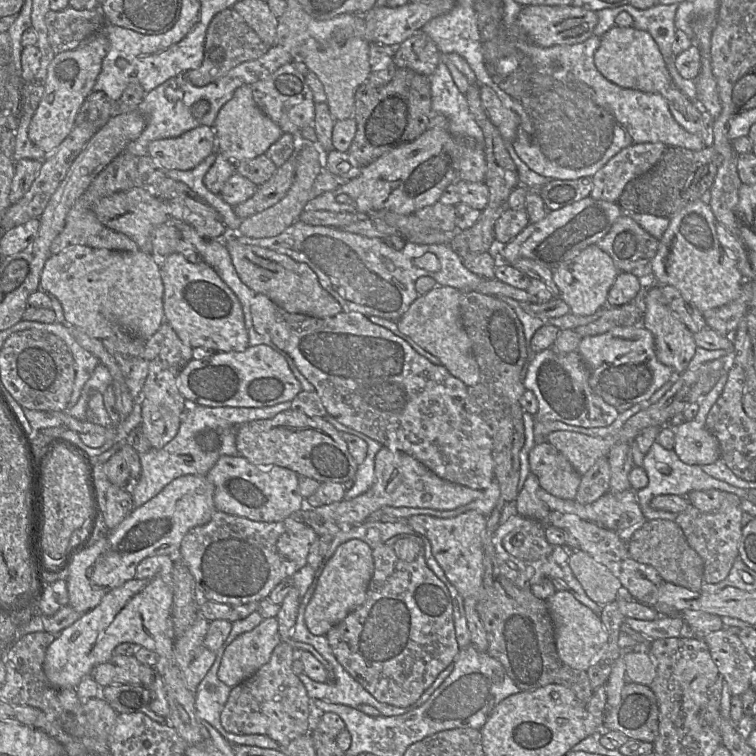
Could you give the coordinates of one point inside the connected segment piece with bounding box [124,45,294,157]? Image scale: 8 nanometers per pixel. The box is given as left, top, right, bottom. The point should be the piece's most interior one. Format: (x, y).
(176, 106)

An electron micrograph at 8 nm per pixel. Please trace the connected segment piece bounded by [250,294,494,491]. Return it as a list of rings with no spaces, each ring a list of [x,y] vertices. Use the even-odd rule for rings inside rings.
[[[255,294],[250,310],[256,332],[271,340],[293,359],[298,370],[315,387],[315,391],[320,397],[327,414],[334,417],[339,423],[367,435],[384,447],[412,456],[444,480],[481,491],[489,487],[494,479],[491,430],[481,417],[465,409],[467,386],[460,379],[452,376],[443,365],[432,364],[428,359],[418,354],[404,339],[396,336],[387,328],[373,324],[365,315],[359,312],[342,311],[327,318],[289,313],[263,294]]]

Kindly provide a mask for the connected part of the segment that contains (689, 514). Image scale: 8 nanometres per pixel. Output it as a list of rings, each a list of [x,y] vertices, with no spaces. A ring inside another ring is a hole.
[[[724,492],[723,502],[718,511],[705,513],[690,504],[675,519],[675,522],[684,532],[689,545],[703,560],[704,582],[706,583],[723,581],[731,571],[735,559],[739,556],[739,543],[743,529],[741,500],[734,493]]]

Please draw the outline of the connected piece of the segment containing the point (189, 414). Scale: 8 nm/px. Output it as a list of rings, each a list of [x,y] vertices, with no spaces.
[[[283,402],[273,406],[262,408],[244,407],[208,407],[198,404],[190,404],[184,413],[176,436],[163,448],[150,448],[147,452],[139,454],[141,473],[136,481],[131,483],[133,507],[137,508],[156,496],[161,490],[174,479],[184,475],[206,475],[222,456],[237,456],[236,432],[237,428],[247,422],[270,419],[277,414],[289,410],[291,402]]]

